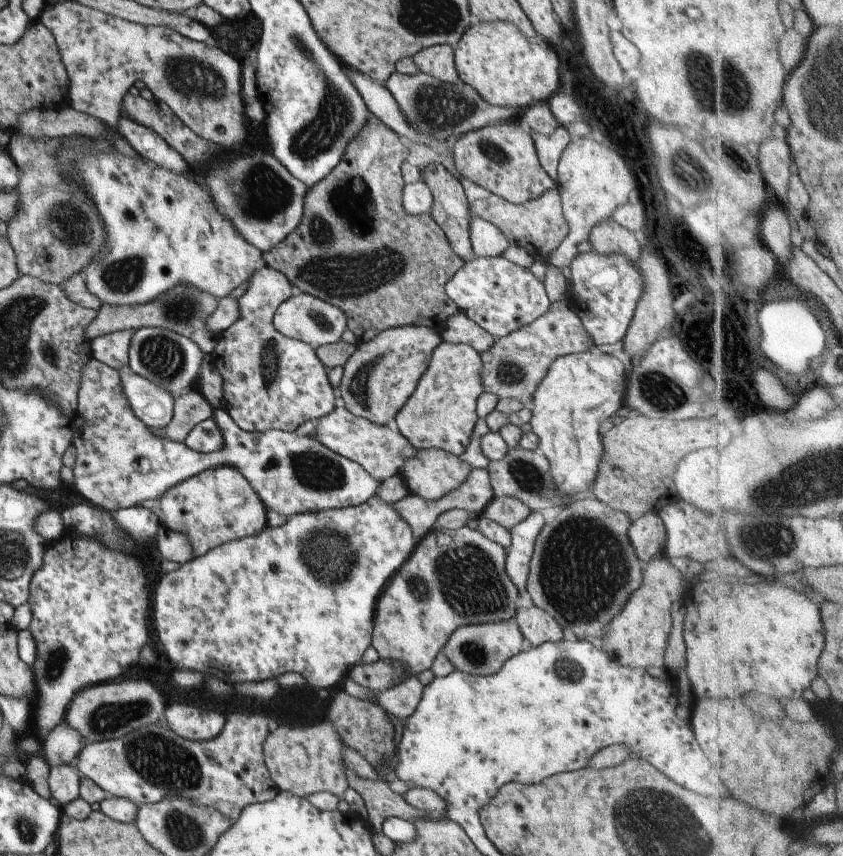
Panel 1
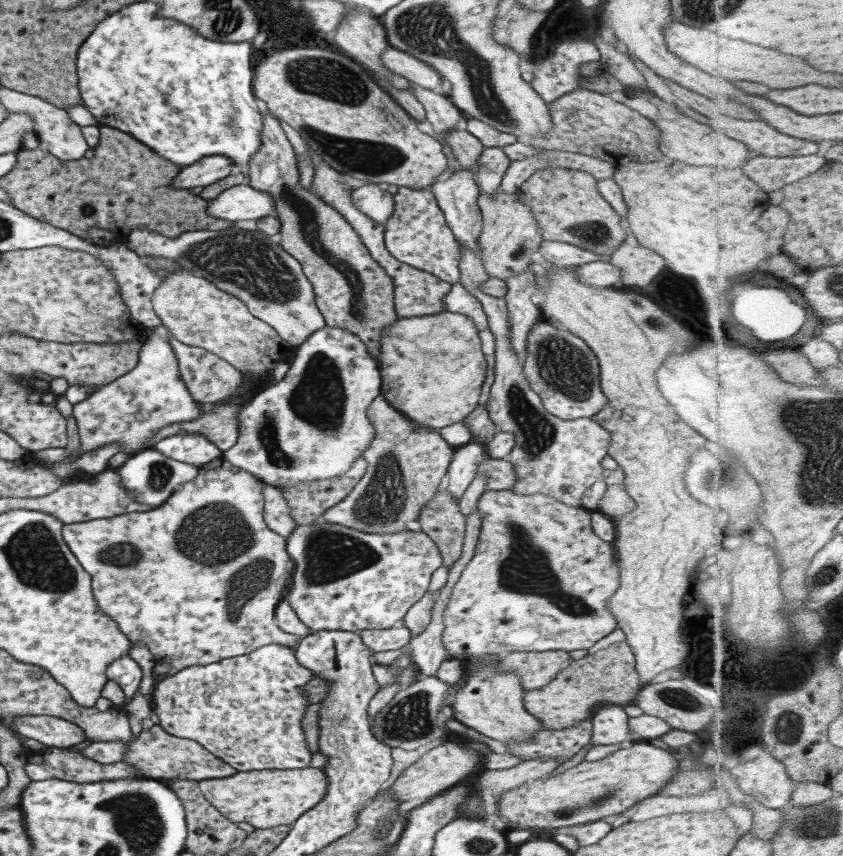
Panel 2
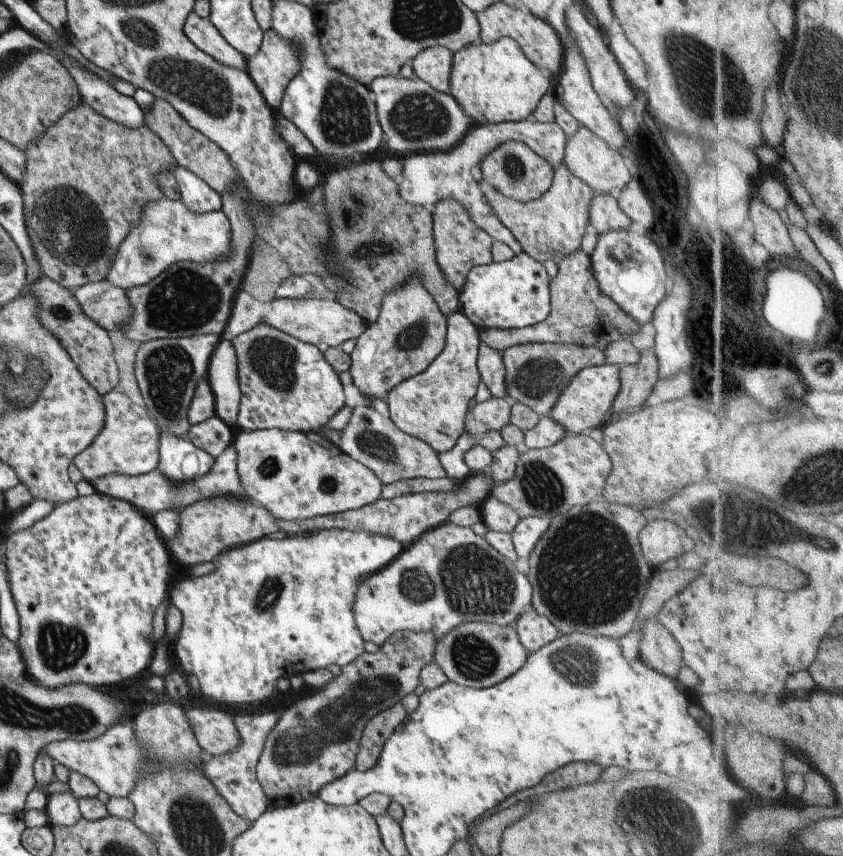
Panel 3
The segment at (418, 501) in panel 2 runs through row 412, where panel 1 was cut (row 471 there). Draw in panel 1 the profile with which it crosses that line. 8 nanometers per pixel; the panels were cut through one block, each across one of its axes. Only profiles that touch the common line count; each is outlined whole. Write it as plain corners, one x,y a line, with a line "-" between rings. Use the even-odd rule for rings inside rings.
337,406
318,419
314,438
333,452
359,464
379,484
390,476
399,474
402,464
411,459
417,450
399,431
393,432
386,424
370,423
366,418
351,414
344,406

